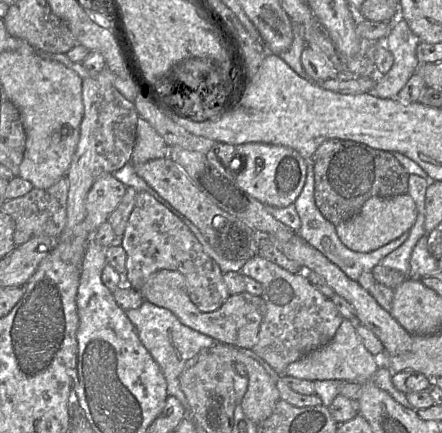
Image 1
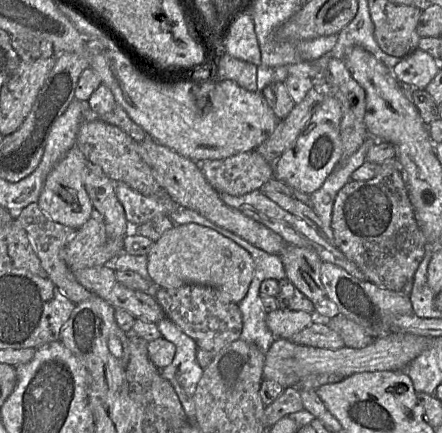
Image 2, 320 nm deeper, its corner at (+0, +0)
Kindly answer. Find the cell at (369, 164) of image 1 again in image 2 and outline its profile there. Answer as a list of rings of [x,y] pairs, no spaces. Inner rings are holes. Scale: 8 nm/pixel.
[[[396,158],[379,165],[379,170],[372,179],[352,179],[339,190],[333,201],[331,227],[336,247],[359,267],[366,280],[379,287],[410,295],[415,272],[425,255],[426,241],[416,221],[405,177]]]

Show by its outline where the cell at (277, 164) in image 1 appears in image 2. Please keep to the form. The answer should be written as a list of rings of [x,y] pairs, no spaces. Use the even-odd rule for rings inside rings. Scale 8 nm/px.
[[[333,96],[325,98],[292,146],[278,158],[273,178],[307,195],[320,189],[342,157],[341,119],[342,110],[338,99]]]

